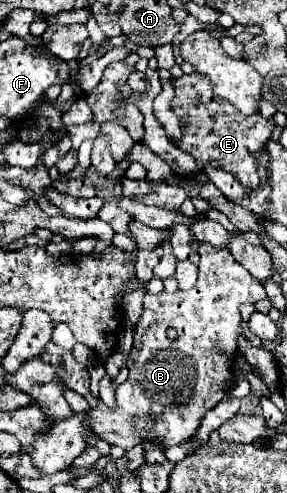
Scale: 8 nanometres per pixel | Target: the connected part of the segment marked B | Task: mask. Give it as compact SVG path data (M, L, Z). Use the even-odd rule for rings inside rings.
M201 243L198 255L198 281L190 291L144 295L142 315L134 329L134 347L128 355L128 379L116 389L118 405L110 409L100 403L96 409L56 421L48 435L38 437L32 443L34 453L30 453L30 457L40 471L46 475L62 471L88 449L84 421L88 421L90 431L102 441L122 449L132 449L146 439L146 429L150 429L166 447L180 445L194 435L204 413L214 409L230 391L234 381L230 367L236 359L234 351L238 349L238 329L242 325L238 305L256 303L266 297L266 291L262 281L252 277L228 249L219 250ZM168 327L176 329L174 341L166 337Z

